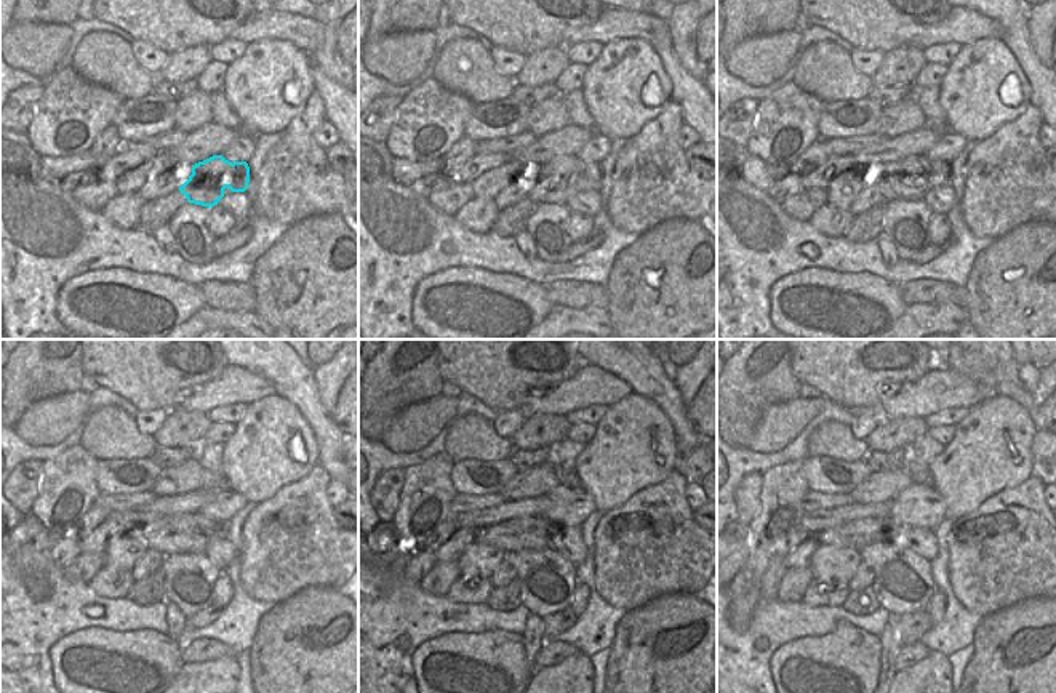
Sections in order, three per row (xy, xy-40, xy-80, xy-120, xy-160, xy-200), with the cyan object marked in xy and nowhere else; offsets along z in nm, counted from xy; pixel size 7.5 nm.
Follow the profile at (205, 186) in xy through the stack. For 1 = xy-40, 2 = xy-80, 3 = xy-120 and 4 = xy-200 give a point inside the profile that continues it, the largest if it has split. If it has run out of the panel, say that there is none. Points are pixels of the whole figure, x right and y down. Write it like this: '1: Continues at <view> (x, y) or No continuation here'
1: Continues at xy-40 (560, 178)
2: Continues at xy-80 (911, 178)
3: Continues at xy-120 (183, 533)
4: Continues at xy-200 (856, 535).

